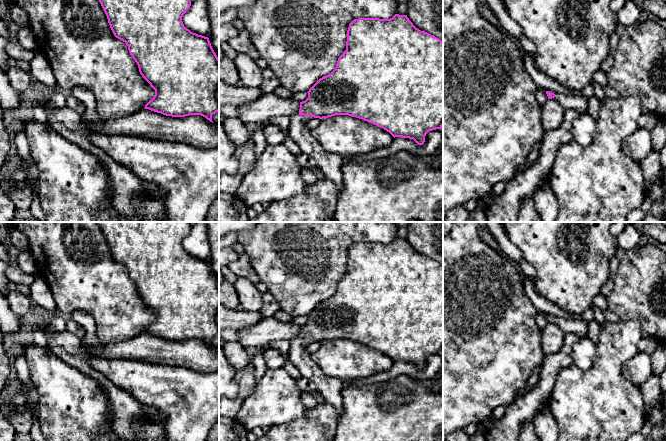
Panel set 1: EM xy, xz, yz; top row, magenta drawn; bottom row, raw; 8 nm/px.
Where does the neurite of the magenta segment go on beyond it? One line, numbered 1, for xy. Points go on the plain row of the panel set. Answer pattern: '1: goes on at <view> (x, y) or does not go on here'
1: does not go on here

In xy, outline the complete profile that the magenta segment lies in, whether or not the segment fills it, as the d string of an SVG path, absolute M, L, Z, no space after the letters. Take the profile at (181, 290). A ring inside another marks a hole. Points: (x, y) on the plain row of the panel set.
M97 222L107 240L108 247L114 260L128 270L130 279L138 289L142 301L155 314L154 321L145 329L145 333L172 341L185 341L189 339L201 339L213 347L212 339L219 335L219 282L214 276L208 261L198 259L187 253L182 241L191 230L189 222Z

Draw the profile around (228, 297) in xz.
M224 281L219 286L219 303L230 310L239 309L239 298L232 283Z

